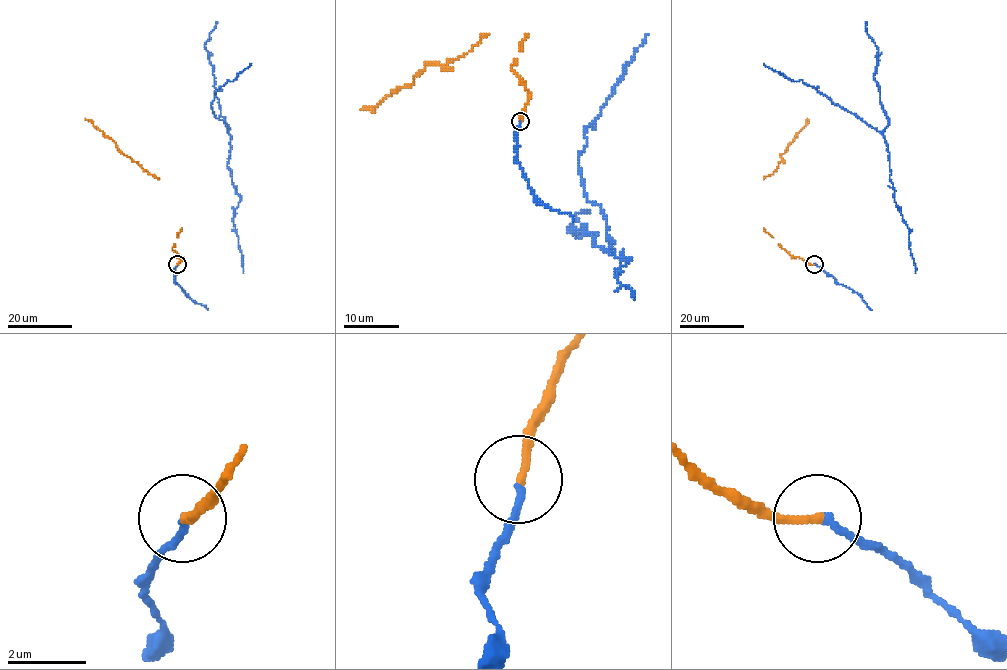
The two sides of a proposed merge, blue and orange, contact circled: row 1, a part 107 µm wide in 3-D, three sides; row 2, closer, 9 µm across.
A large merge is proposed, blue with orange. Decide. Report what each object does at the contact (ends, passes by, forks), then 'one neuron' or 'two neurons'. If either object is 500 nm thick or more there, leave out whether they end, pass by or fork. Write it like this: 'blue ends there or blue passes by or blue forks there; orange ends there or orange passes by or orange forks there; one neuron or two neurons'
blue ends there; orange ends there; one neuron

